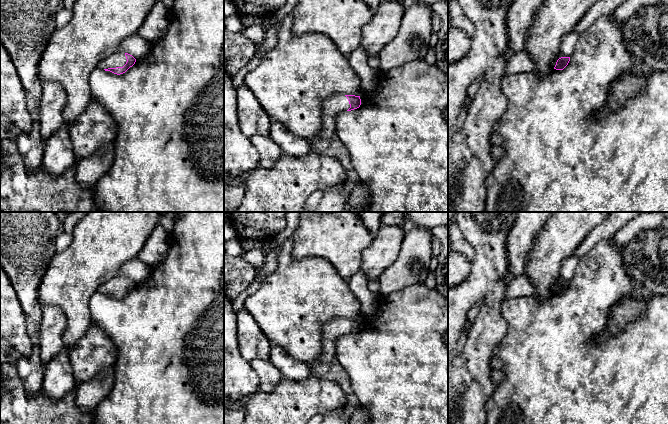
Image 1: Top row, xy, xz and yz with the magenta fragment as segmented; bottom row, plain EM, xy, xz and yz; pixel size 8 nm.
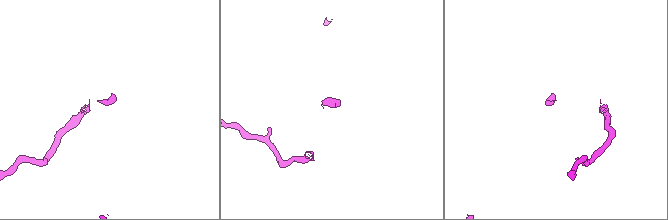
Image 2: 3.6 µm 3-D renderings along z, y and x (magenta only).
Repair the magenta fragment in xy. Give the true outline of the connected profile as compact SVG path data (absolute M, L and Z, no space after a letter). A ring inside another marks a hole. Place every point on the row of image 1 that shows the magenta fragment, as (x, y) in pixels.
M119 51L104 58L99 63L98 67L103 68L105 71L110 71L114 74L120 75L132 67L135 62L136 59L132 55Z

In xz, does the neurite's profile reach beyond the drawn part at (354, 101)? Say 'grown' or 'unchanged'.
grown

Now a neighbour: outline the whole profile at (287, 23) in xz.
M293 12L280 21L276 46L264 54L255 69L246 74L244 84L252 91L272 121L278 121L293 134L310 140L321 131L324 100L334 94L360 96L361 80L351 67L348 56L344 55L330 38L319 33L293 36L293 23Z

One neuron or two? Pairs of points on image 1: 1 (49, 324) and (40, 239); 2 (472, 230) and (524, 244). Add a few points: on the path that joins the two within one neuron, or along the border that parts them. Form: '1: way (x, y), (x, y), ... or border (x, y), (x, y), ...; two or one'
1: border (43, 307), (40, 328), (38, 330); two
2: border (515, 222), (506, 239), (507, 262); two

